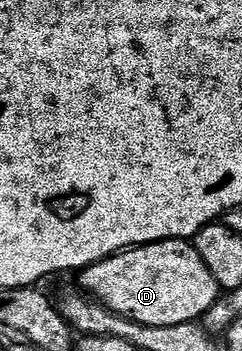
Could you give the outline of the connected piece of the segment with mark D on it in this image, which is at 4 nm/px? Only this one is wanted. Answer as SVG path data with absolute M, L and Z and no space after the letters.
M167 238L164 242L152 242L148 246L133 246L121 250L119 254L112 254L79 271L78 278L79 289L89 298L96 299L108 310L143 326L177 326L196 322L203 319L208 309L222 298L218 280L214 280L214 272L206 268L202 256L198 256L195 245L183 238Z

